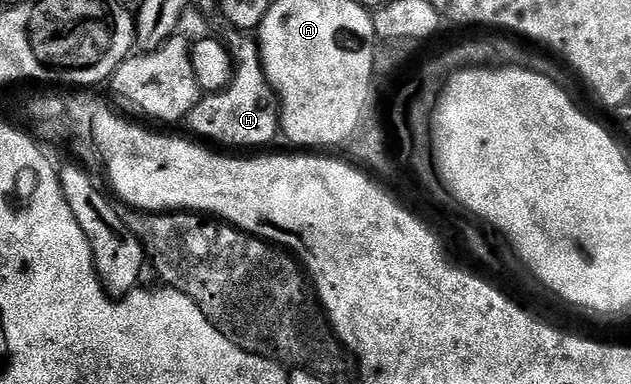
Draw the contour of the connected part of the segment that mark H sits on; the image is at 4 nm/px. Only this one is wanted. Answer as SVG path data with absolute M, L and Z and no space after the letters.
M256 40L246 43L245 62L236 66L232 83L221 93L204 94L201 102L189 112L188 125L191 132L206 137L201 138L206 142L234 145L237 151L257 151L260 145L269 145L279 137L281 106L261 65L261 51Z

